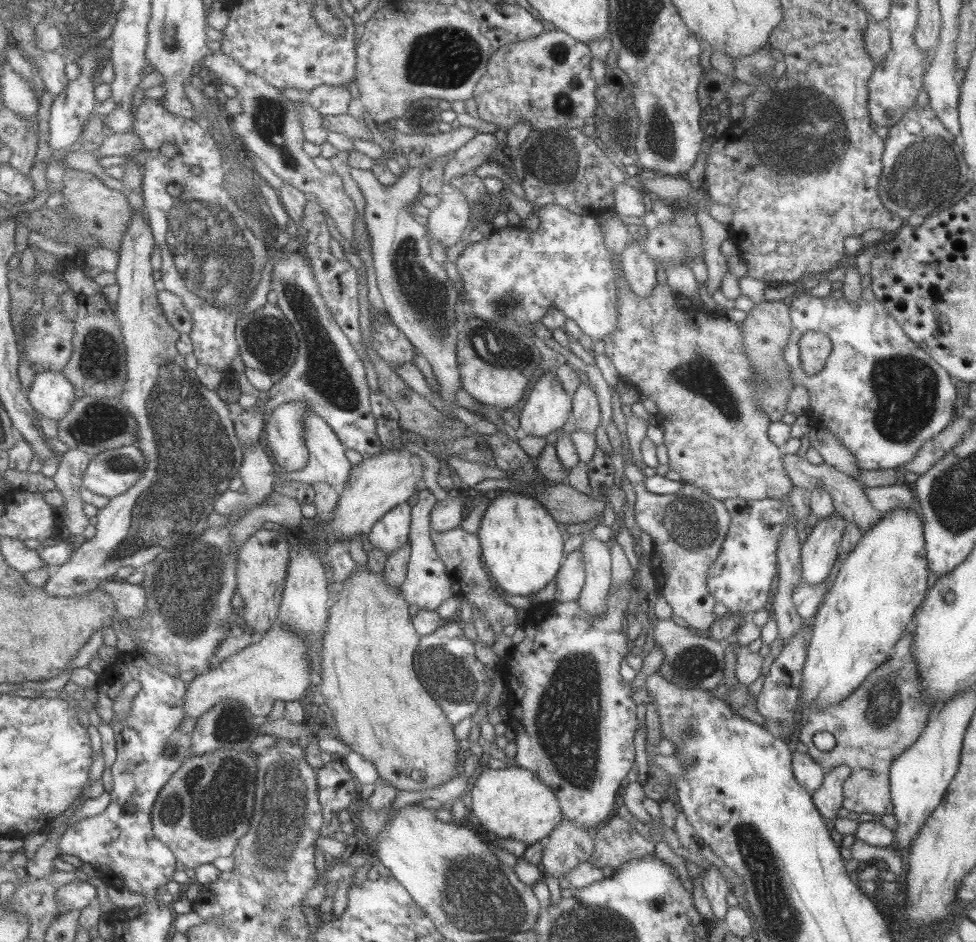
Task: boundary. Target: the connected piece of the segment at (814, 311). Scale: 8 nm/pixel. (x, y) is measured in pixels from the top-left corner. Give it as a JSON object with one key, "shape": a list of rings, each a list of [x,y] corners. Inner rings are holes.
{"shape":[[[803,291],[788,299],[788,315],[792,325],[783,360],[790,368],[794,386],[803,385],[808,390],[809,424],[813,428],[825,427],[830,430],[850,450],[861,471],[902,466],[915,456],[924,442],[939,434],[949,420],[955,418],[953,402],[957,392],[953,378],[905,336],[881,301],[874,298],[867,302],[860,297],[855,302],[847,302],[844,298],[818,298]],[[811,331],[827,335],[832,346],[825,366],[816,372],[814,378],[804,373],[799,362],[799,342]]]}

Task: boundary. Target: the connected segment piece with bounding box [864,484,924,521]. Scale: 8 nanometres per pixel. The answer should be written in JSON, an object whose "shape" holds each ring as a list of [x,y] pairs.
{"shape":[[[889,485],[864,487],[865,496],[870,503],[879,511],[880,516],[896,508],[908,508],[912,510],[919,520],[923,520],[921,509],[916,496],[913,496],[911,487],[906,485]]]}

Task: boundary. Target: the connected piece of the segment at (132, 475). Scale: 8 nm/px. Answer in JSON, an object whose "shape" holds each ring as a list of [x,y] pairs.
{"shape":[[[127,444],[93,457],[83,480],[89,491],[112,499],[133,488],[146,465],[146,456],[137,444]]]}

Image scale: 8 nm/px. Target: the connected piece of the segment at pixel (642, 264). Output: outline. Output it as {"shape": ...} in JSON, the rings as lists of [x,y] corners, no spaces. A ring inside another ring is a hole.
{"shape":[[[639,242],[627,244],[619,254],[622,262],[622,276],[629,290],[640,298],[647,298],[656,285],[655,265],[651,257],[643,252]]]}

